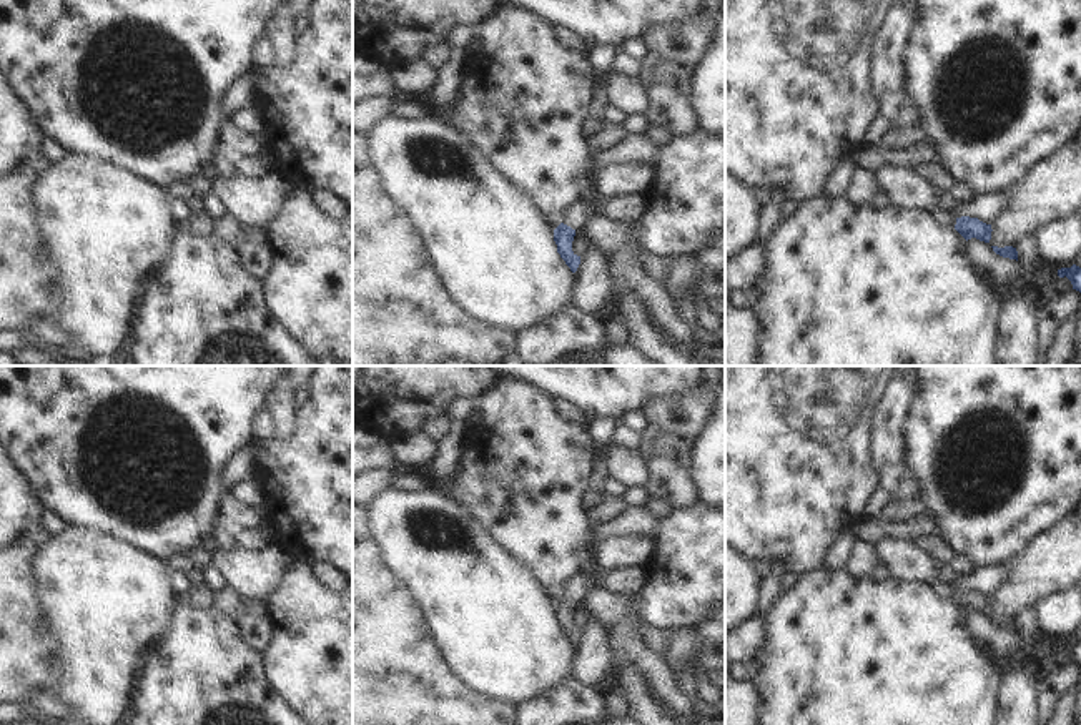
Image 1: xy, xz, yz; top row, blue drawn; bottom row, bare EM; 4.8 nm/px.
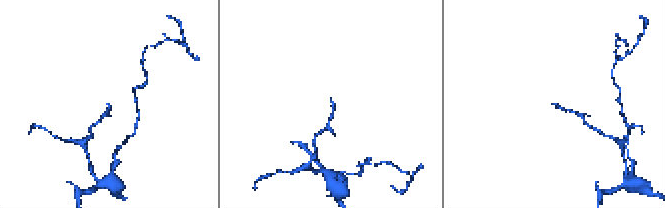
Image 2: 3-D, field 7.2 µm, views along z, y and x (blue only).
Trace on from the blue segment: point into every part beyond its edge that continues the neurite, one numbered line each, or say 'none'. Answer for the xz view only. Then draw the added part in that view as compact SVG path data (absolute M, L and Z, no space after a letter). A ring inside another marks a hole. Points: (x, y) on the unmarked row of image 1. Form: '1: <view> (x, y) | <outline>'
1: xz (632, 519) | M625 507L615 519L592 527L589 535L590 562L562 582L562 595L579 604L597 587L597 574L600 569L594 562L594 549L602 540L630 534L650 534L655 522L644 507Z

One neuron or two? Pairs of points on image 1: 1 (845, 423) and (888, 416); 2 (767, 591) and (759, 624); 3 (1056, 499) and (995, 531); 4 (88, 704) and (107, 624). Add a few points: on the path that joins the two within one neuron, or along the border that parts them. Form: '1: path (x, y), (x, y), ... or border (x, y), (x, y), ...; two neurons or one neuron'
1: border (887, 383), (868, 428), (872, 459); two neurons
2: path (767, 599), (760, 616); one neuron
3: path (1041, 499), (1026, 499), (1010, 516); one neuron
4: path (92, 684), (98, 644); one neuron

